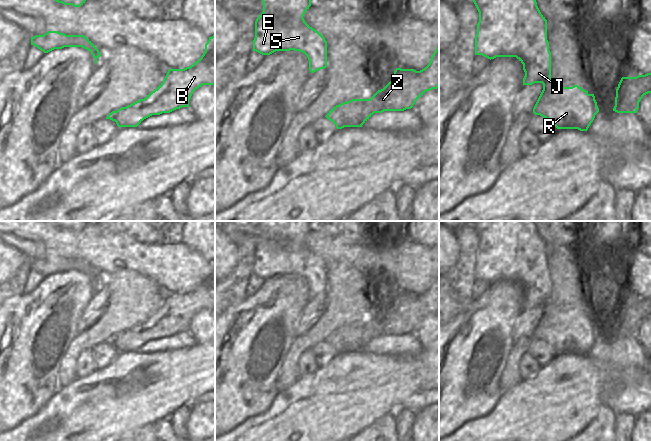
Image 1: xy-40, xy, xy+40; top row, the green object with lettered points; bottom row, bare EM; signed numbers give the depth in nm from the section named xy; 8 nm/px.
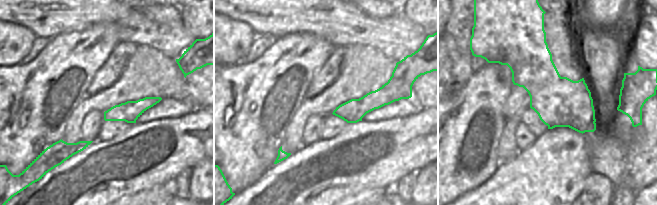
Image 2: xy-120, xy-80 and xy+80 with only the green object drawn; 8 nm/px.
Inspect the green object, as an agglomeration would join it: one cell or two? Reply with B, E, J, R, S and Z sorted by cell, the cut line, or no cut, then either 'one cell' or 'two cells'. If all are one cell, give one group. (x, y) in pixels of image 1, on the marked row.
B Z / E J R S; cut in xy along (338, 106), (342, 112), (342, 118), (346, 122), (361, 125); two cells

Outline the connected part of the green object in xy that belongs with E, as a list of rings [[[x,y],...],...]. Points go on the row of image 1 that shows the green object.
[[[262,0],[262,2],[263,12],[255,21],[253,51],[262,55],[270,55],[276,51],[300,51],[307,56],[311,73],[326,68],[327,41],[303,18],[311,6],[311,0]]]

